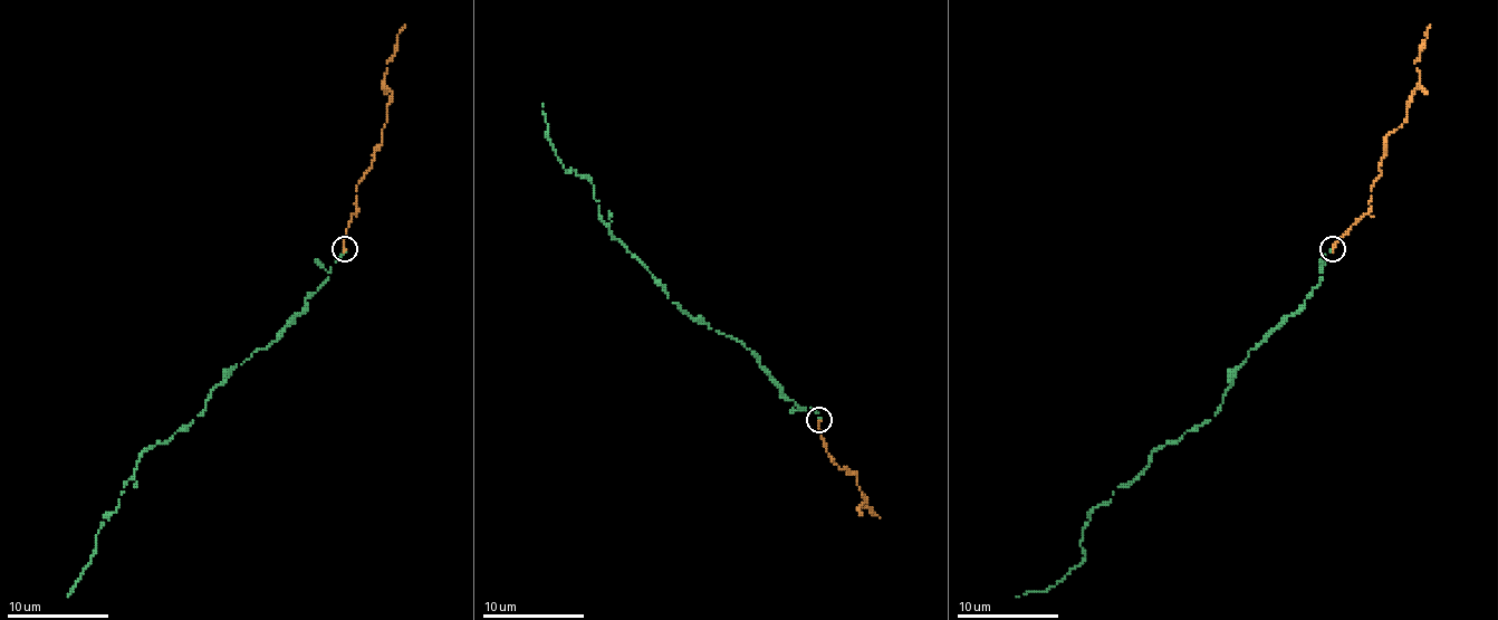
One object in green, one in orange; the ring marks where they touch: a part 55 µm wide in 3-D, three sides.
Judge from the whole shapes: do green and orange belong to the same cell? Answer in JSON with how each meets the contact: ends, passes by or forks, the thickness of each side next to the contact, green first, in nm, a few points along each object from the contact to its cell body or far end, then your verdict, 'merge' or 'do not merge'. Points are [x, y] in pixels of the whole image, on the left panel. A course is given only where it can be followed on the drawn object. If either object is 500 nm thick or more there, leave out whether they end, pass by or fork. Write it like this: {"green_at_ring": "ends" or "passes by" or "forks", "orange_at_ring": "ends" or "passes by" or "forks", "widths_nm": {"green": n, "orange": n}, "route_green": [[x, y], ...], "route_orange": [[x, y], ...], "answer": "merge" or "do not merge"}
{"green_at_ring": "ends", "orange_at_ring": "ends", "widths_nm": {"green": 140, "orange": 200}, "route_green": [[344, 249], [326, 283], [275, 341], [237, 364], [198, 416], [140, 459], [68, 597]], "route_orange": [[344, 249], [344, 237], [356, 206], [356, 186], [382, 142], [392, 91], [384, 84], [386, 60], [404, 25]], "answer": "merge"}

